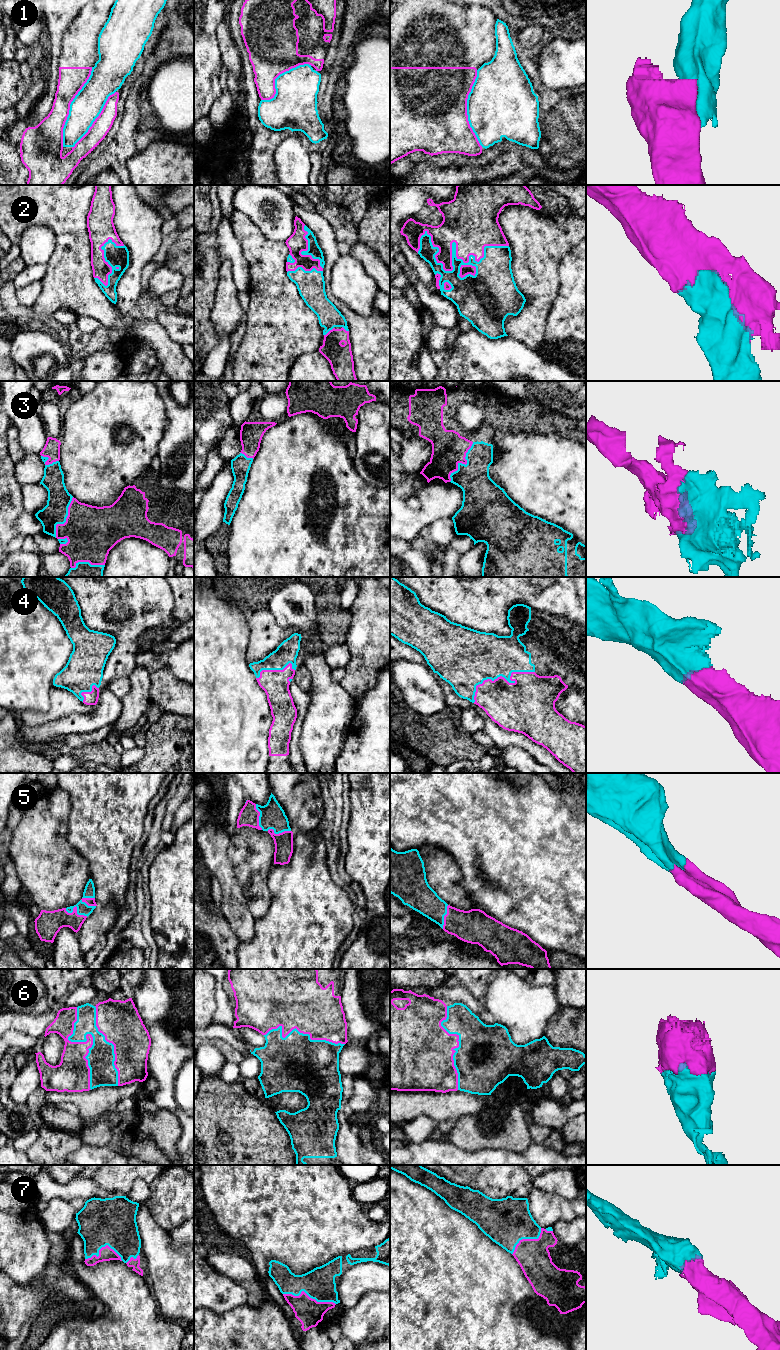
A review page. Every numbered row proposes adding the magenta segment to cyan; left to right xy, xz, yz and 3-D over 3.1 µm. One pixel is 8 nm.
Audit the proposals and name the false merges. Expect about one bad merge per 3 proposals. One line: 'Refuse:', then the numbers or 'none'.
Refuse: 1

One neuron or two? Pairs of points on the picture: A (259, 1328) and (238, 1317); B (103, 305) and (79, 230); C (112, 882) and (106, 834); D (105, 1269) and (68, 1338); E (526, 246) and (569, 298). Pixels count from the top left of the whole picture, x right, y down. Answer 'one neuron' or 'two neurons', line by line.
A: one neuron
B: one neuron
C: one neuron
D: one neuron
E: two neurons

